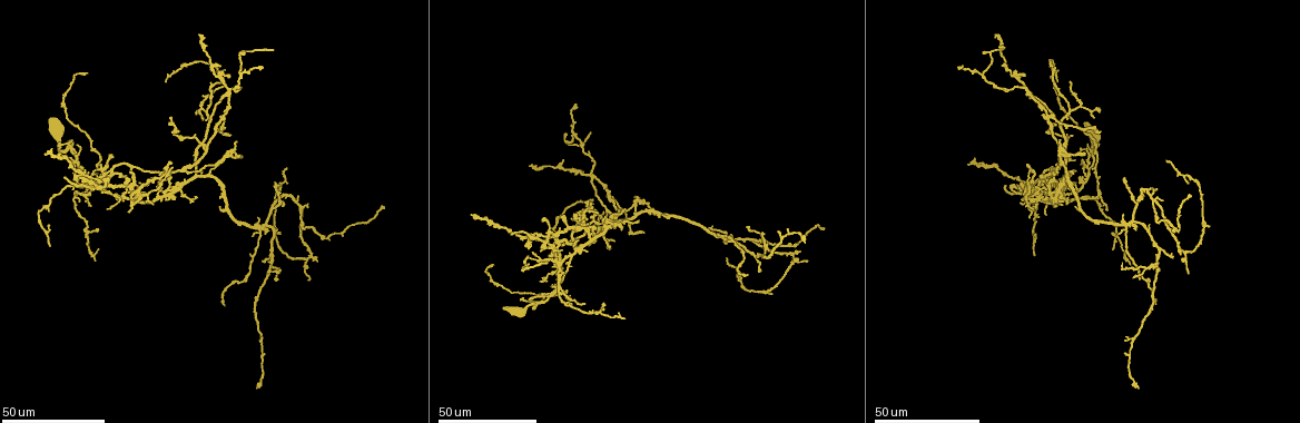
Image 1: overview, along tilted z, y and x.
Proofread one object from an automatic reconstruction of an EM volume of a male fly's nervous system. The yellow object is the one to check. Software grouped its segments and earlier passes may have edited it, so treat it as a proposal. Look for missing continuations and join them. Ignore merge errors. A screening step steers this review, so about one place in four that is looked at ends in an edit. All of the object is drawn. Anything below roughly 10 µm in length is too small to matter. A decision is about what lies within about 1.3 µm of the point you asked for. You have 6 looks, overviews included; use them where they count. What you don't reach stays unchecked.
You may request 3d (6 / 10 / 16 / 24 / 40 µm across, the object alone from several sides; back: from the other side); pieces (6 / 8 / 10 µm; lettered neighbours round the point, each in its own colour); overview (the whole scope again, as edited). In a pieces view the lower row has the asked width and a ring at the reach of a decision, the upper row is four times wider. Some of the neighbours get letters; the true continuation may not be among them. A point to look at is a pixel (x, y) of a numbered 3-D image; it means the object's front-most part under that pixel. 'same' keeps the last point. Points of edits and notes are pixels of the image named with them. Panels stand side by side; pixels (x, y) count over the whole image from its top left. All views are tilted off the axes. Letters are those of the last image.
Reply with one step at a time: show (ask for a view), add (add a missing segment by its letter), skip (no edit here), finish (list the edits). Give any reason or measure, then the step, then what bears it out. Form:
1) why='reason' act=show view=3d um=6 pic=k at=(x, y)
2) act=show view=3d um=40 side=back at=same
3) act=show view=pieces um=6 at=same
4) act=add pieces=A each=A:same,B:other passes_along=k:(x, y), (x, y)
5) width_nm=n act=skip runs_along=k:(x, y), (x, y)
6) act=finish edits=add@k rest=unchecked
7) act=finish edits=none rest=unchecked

why='branch stops here' act=show view=3d um=24 pic=1 at=(1124, 215)

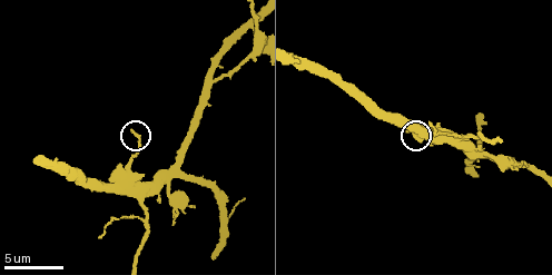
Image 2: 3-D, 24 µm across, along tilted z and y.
act=show view=pieces um=6 pic=2 at=(130, 132)

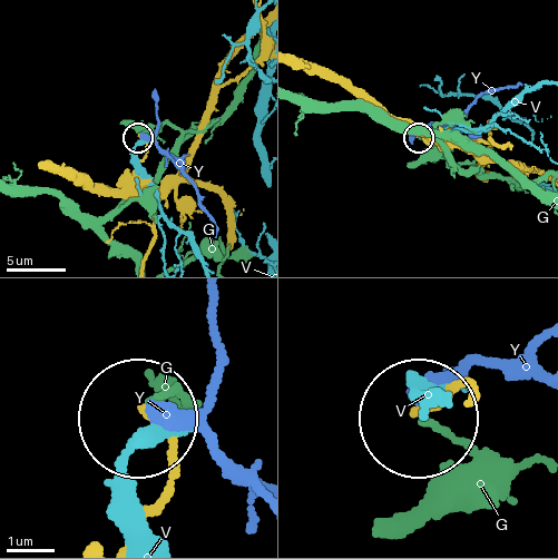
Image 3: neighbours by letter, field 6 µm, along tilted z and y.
act=skip each=G:other,V:other,Y:other runs_along=3:(130, 533), (169, 473), (146, 418) found='none of them fits'

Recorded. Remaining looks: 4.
why='long arm stops here' act=show view=3d um=24 pic=1 at=(513, 235)

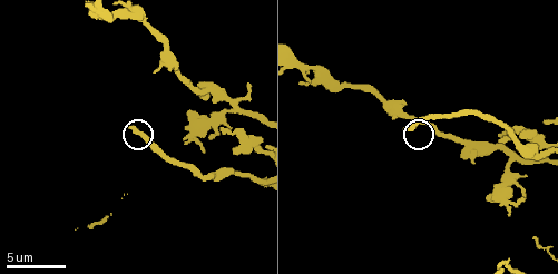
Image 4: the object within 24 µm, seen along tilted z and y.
act=show view=pieces um=6 pic=4 at=(131, 127)

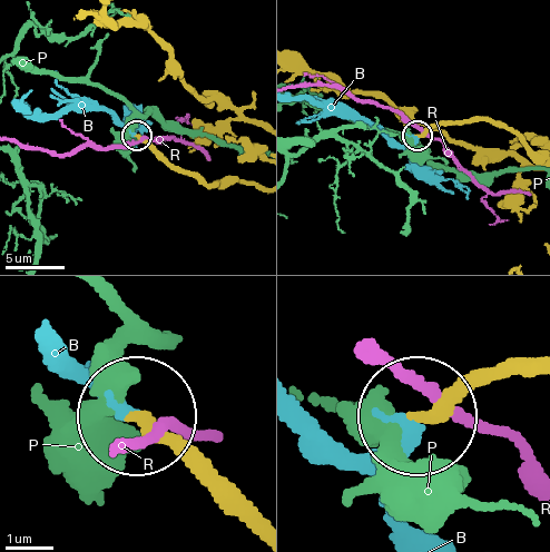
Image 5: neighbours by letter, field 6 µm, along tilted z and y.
width_nm=270 act=add pieces=B each=B:same,P:other,R:other passes_along=5:(167, 166), (107, 111), (23, 115), (15, 109) found='it goes on there'

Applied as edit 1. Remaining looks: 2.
why='end of a long branch' act=show view=3d um=10 pic=4 at=(503, 139)

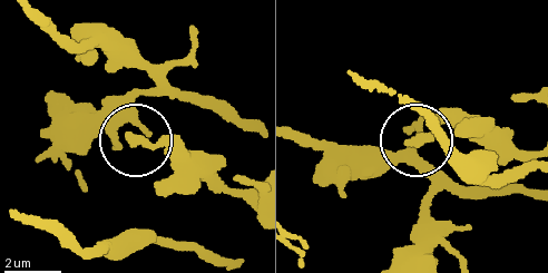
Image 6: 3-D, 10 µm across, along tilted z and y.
why='see the neighbours' act=show view=pieces um=8 pic=6 at=(127, 136)

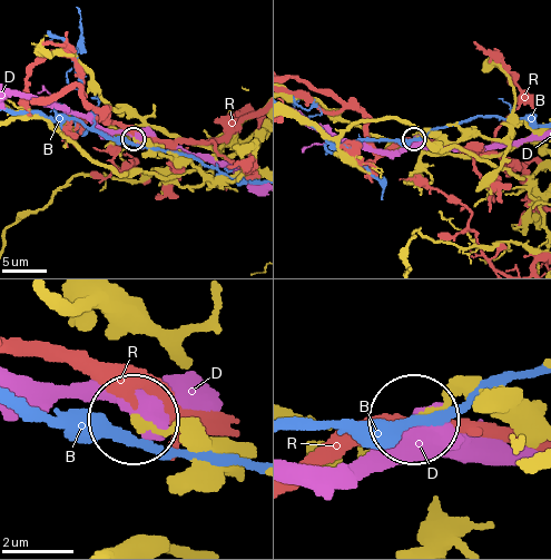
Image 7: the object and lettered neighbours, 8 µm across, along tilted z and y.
width_nm=240 act=skip each=B:other,D:other,R:other runs_along=7:(234, 475), (171, 431), (133, 419) found='none of them fits'

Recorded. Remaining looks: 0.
act=finish edits=add@5 rest=unchecked

